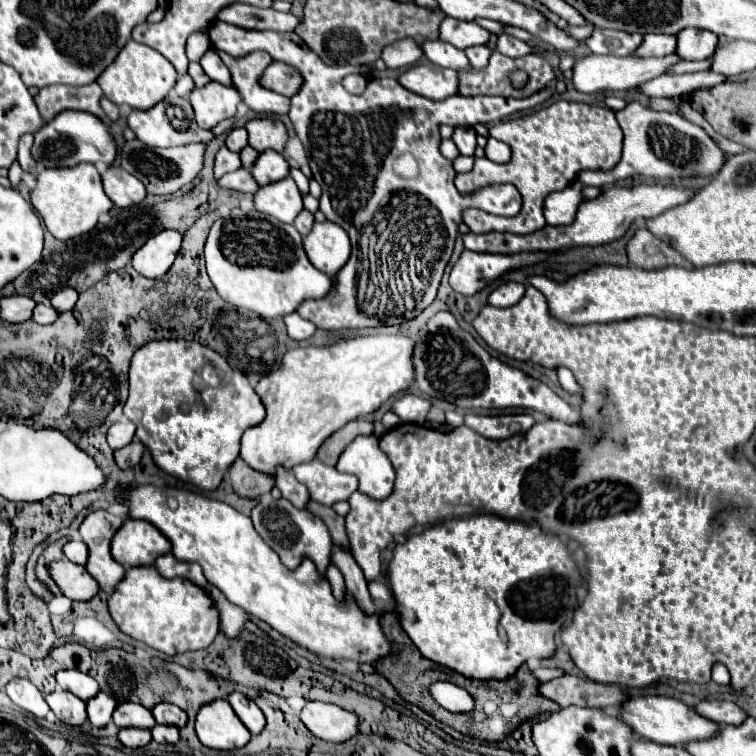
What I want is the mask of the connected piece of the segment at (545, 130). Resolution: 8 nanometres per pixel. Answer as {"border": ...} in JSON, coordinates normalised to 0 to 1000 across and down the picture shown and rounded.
{"border":[[[737,134],[708,149],[665,160],[665,165],[652,165],[647,179],[676,192],[676,213],[657,218],[647,210],[628,210],[628,221],[620,229],[602,234],[602,247],[607,255],[620,258],[647,243],[679,242],[692,258],[692,276],[676,288],[618,276],[612,292],[626,308],[656,306],[694,311],[717,303],[722,298],[718,263],[726,255],[755,245],[769,224],[811,224],[819,216],[824,197],[824,173],[808,144],[758,134]]]}

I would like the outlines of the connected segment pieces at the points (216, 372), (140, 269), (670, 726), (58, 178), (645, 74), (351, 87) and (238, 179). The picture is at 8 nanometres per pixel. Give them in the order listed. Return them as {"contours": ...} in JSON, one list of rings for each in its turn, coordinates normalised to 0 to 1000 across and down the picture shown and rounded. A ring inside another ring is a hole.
{"contours":[[[[224,448],[197,451],[179,464],[171,483],[171,525],[163,546],[181,562],[181,578],[200,597],[210,620],[269,649],[282,649],[290,644],[298,620],[316,604],[316,581],[321,570],[351,552],[351,538],[327,499],[306,488],[295,470],[266,454]]],[[[210,306],[187,329],[179,332],[173,351],[181,361],[197,369],[208,369],[224,358],[231,337],[239,327],[242,311],[234,306]]],[[[837,919],[829,925],[821,938],[821,951],[837,962],[837,967],[848,978],[858,978],[874,985],[909,985],[917,980],[943,978],[951,970],[951,959],[940,951],[927,948],[917,935],[906,933],[898,925],[877,922],[877,919]]],[[[107,216],[94,224],[54,224],[49,247],[41,253],[41,269],[54,282],[65,308],[75,316],[97,316],[120,306],[134,282],[142,282],[149,269],[134,247],[134,231],[123,216]]],[[[776,73],[771,78],[763,78],[758,86],[758,115],[769,123],[787,123],[787,120],[829,120],[837,115],[845,115],[856,110],[858,104],[866,104],[896,83],[893,73],[885,73],[880,78],[843,78],[837,73],[832,75],[813,75],[813,73]]],[[[459,99],[454,104],[454,115],[467,126],[478,126],[483,120],[483,112],[485,112],[485,102],[480,99]]],[[[313,224],[308,229],[295,231],[290,237],[290,247],[316,253],[316,255],[337,255],[340,253],[340,242],[335,242],[332,226],[324,226],[324,224]]]]}

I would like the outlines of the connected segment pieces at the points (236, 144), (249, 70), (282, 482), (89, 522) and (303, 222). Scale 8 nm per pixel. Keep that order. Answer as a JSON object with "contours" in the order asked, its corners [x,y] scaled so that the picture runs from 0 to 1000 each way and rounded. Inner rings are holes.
{"contours":[[[[308,171],[308,173],[300,179],[298,194],[303,194],[303,200],[316,202],[324,192],[327,192],[327,173],[324,173],[324,171]]],[[[286,67],[295,83],[303,89],[308,110],[321,131],[321,136],[343,152],[380,152],[385,142],[385,131],[356,118],[345,118],[340,110],[348,99],[351,89],[361,81],[353,70],[335,70],[321,78],[308,78],[298,67]]],[[[366,618],[366,626],[364,626],[364,631],[366,631],[366,644],[369,644],[369,649],[372,649],[372,655],[377,657],[377,660],[382,660],[390,671],[403,671],[403,665],[409,663],[409,649],[406,649],[406,644],[401,642],[401,639],[396,639],[393,634],[390,634],[390,628],[385,626],[385,620],[377,620],[377,618]]],[[[120,676],[104,697],[107,713],[118,724],[115,755],[131,769],[131,774],[155,774],[165,763],[165,750],[155,745],[147,734],[147,713],[160,697],[163,687],[147,681],[144,676]]],[[[401,276],[396,284],[393,284],[393,290],[390,290],[390,300],[393,300],[393,306],[403,313],[411,303],[414,303],[414,295],[417,295],[417,287],[414,287],[414,282],[409,282],[406,276]]]]}

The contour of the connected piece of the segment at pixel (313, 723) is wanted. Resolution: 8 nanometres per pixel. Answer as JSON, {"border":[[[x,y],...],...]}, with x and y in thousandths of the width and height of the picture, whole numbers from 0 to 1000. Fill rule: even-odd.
{"border":[[[409,927],[396,948],[406,964],[427,980],[454,983],[475,970],[475,948],[440,930]]]}

